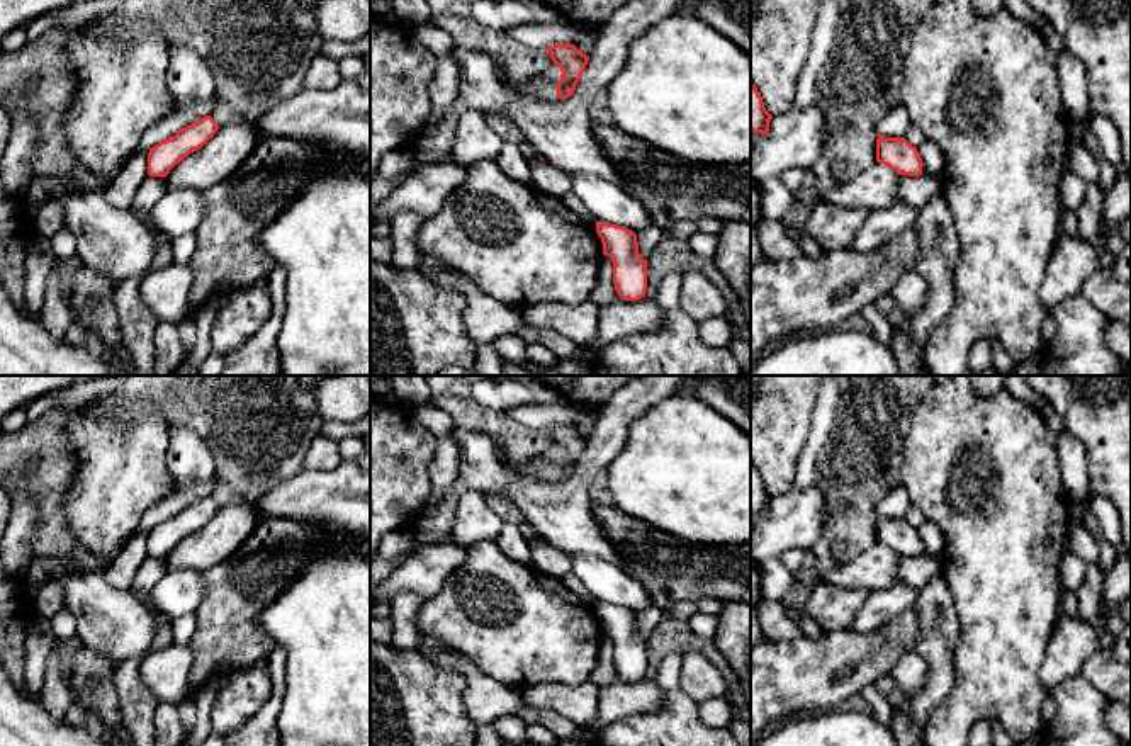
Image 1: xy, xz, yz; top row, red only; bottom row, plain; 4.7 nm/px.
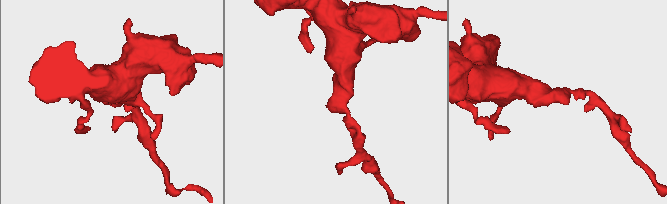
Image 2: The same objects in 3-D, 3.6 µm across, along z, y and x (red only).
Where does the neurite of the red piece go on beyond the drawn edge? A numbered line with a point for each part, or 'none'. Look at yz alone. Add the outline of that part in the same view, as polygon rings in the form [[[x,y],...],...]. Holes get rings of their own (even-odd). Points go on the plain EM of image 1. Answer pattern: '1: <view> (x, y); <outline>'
none

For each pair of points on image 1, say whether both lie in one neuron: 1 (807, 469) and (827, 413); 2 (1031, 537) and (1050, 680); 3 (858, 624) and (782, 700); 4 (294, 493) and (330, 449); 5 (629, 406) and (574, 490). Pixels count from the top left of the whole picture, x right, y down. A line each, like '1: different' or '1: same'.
1: same
2: different
3: different
4: different
5: same

